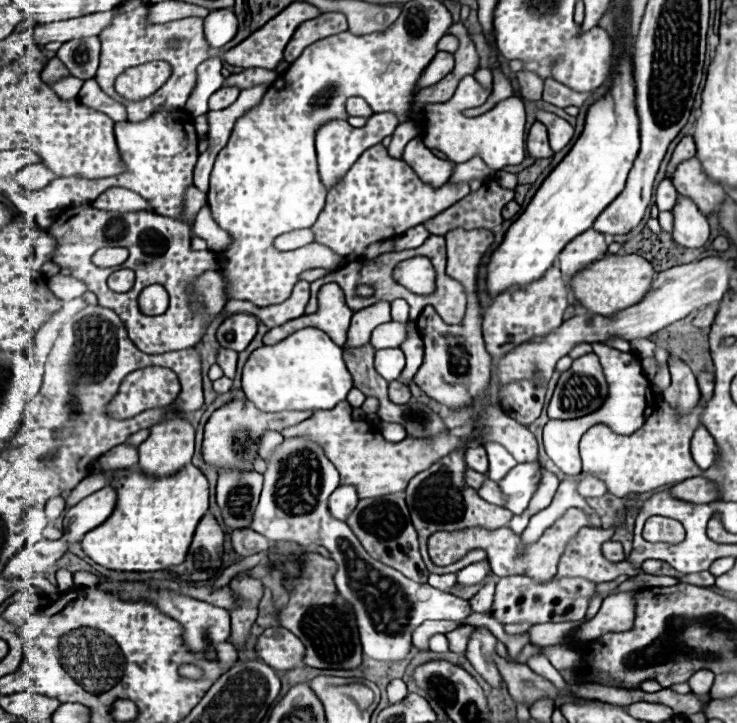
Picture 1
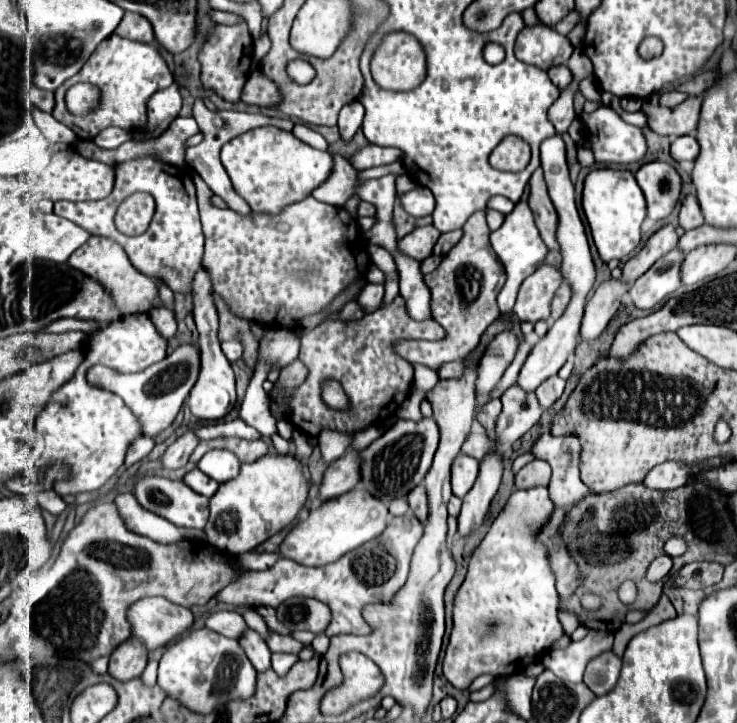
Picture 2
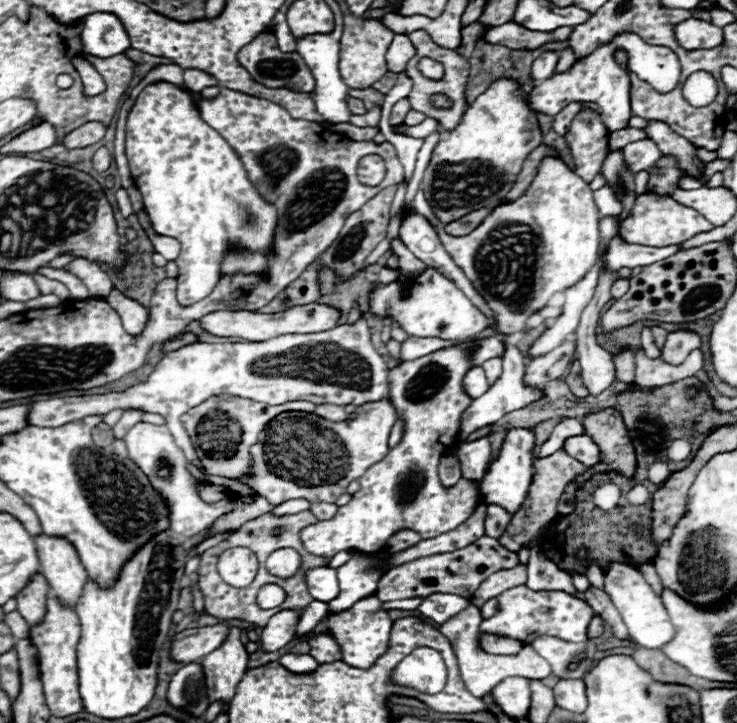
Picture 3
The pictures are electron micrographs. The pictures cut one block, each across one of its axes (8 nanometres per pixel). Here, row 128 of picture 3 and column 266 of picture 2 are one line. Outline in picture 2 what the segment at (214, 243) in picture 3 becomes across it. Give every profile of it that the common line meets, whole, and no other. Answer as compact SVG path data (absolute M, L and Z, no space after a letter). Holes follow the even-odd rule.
M276 126L248 130L222 148L222 164L232 180L234 190L250 204L252 212L280 212L282 208L304 200L332 172L330 152L316 150L292 132Z

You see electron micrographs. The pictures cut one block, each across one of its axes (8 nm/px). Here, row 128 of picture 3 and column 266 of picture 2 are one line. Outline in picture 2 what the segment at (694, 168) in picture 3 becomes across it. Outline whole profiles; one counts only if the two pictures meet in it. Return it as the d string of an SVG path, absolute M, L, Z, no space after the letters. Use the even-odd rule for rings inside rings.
M248 630L242 638L240 638L240 644L242 648L246 650L246 656L250 658L252 666L258 670L258 672L266 672L272 668L270 664L270 648L266 646L264 640L260 640L260 636L254 632L254 630Z

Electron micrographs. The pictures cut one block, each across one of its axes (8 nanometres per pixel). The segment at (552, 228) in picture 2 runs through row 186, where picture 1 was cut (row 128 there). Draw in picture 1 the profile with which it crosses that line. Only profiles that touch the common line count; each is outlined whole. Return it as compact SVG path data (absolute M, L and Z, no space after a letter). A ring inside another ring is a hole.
M534 122L528 132L528 152L532 158L552 158L554 152L548 146L546 126L542 122Z

